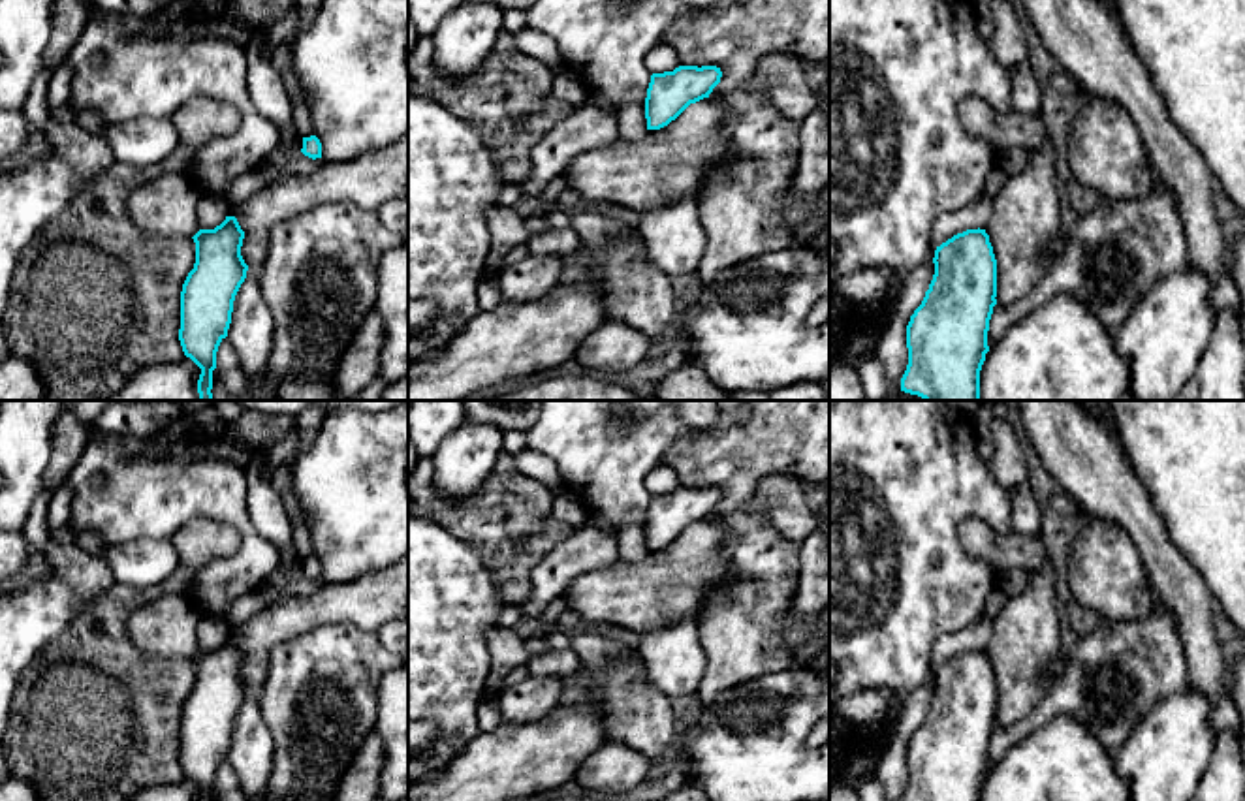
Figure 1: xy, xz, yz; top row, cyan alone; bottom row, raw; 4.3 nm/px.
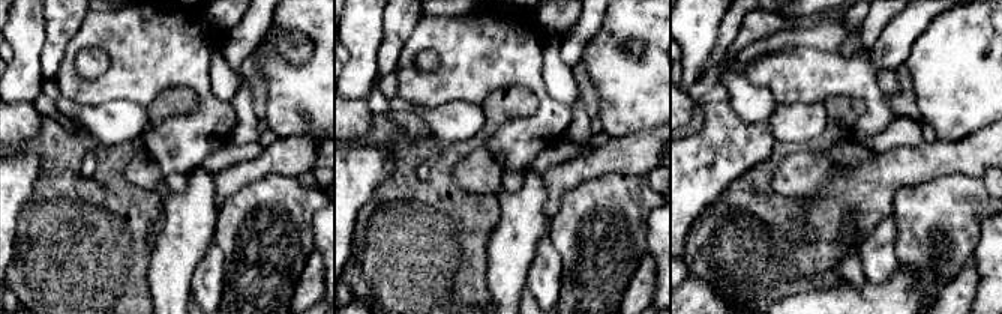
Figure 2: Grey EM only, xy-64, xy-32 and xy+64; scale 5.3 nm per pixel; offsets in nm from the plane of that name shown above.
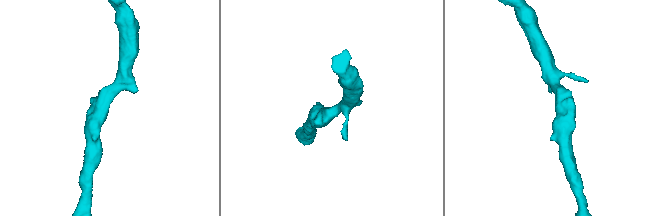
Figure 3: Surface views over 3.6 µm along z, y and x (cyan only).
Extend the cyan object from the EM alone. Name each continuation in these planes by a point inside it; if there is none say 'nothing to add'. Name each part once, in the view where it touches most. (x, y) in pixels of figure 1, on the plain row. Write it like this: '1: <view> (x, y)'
nothing to add

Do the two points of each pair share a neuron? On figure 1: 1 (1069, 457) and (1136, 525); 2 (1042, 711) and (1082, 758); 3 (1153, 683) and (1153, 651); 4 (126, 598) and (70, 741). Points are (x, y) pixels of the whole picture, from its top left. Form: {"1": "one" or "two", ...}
{"1": "one", "2": "two", "3": "one", "4": "one"}

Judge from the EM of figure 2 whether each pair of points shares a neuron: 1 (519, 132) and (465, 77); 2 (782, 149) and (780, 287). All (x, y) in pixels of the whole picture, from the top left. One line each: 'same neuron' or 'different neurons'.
1: same neuron
2: same neuron

